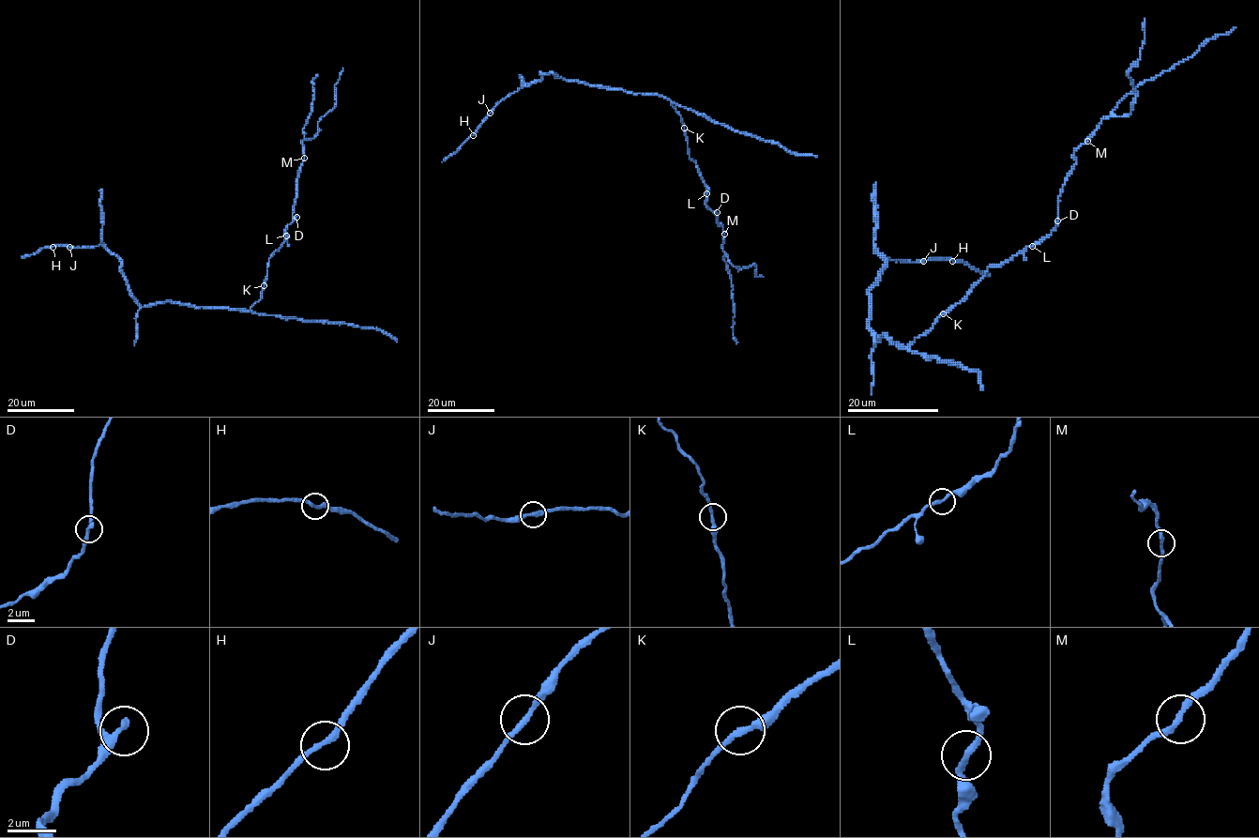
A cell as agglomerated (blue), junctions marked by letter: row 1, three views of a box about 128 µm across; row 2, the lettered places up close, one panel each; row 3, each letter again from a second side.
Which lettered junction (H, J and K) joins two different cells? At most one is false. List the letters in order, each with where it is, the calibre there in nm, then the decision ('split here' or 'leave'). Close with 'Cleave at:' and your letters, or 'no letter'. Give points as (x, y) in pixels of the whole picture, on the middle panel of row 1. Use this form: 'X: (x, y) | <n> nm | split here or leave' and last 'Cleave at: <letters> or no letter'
H: (473, 135) | 240 nm | leave
J: (490, 113) | 240 nm | leave
K: (684, 128) | 260 nm | leave
Cleave at: no letter

